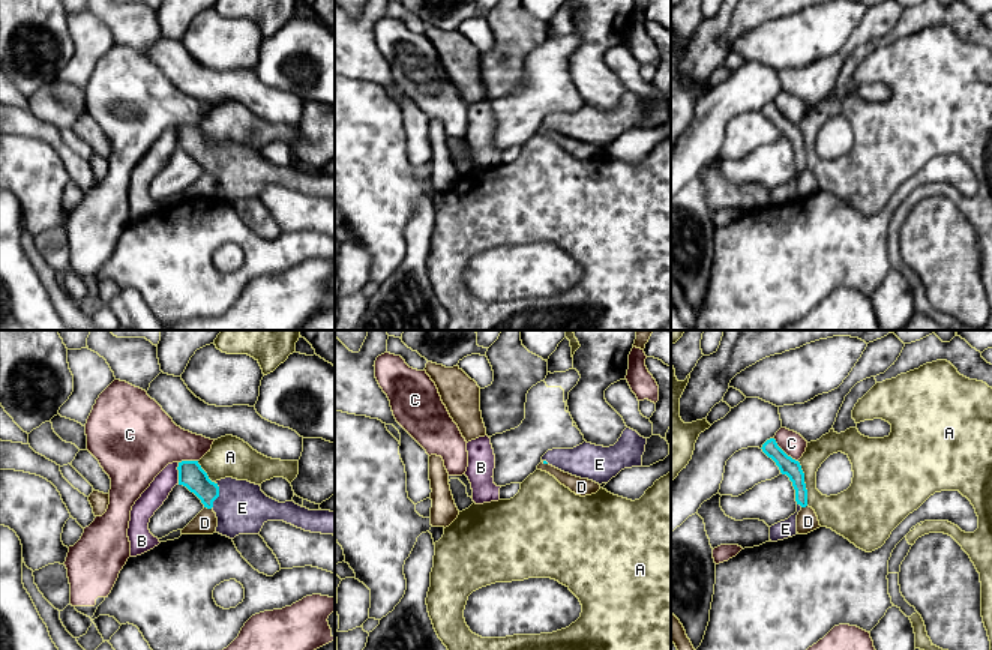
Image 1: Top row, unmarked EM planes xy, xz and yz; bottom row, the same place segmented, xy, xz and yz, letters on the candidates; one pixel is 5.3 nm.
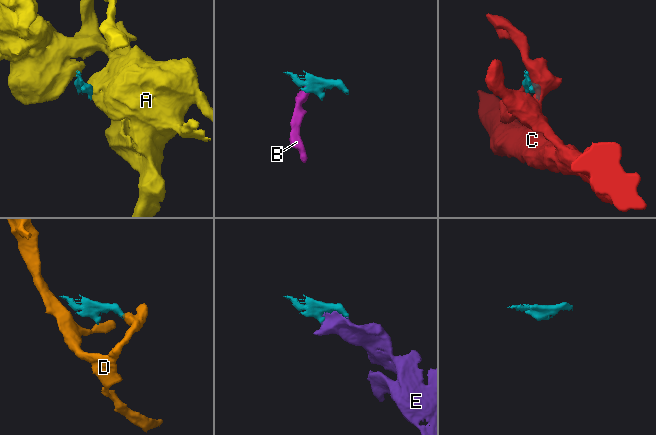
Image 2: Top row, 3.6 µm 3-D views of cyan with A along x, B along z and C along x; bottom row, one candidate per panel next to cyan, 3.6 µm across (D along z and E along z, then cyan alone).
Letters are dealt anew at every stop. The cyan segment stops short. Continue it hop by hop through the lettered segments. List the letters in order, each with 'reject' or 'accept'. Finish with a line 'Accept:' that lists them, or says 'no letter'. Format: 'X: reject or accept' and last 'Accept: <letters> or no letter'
A: reject
B: reject
C: reject
D: reject
E: accept
Accept: E

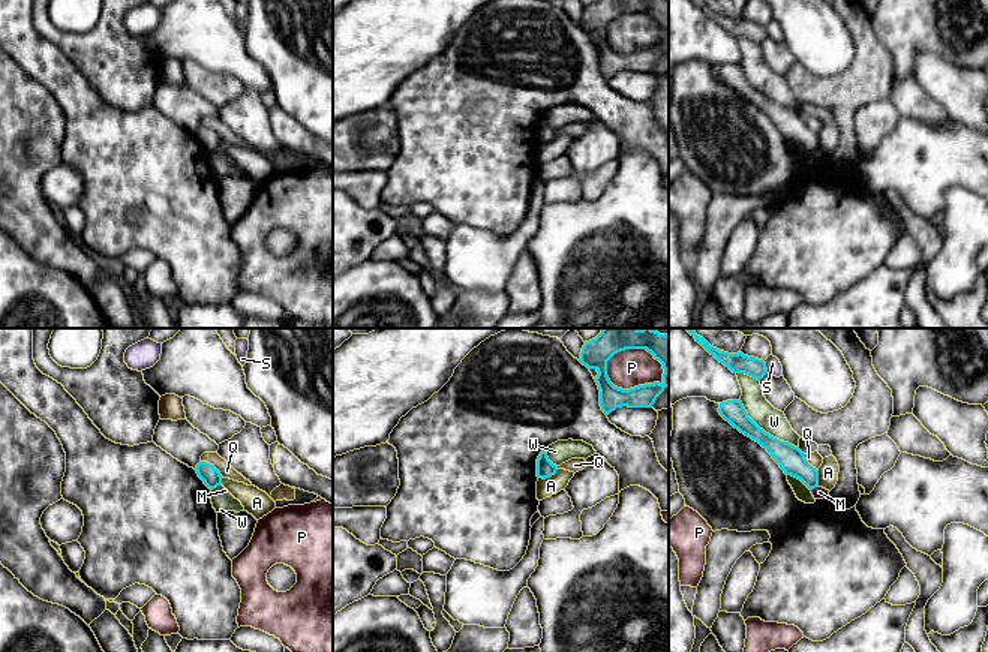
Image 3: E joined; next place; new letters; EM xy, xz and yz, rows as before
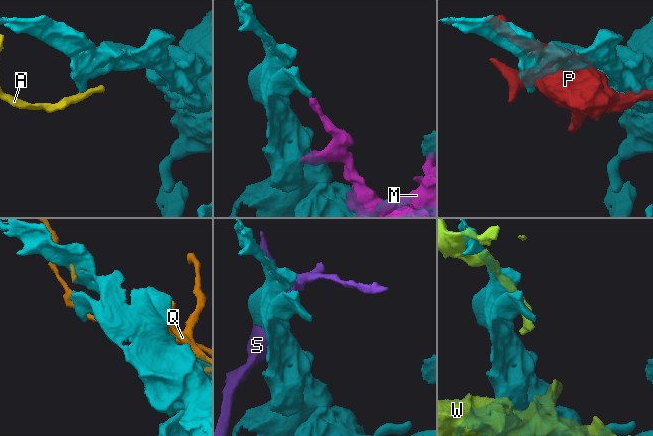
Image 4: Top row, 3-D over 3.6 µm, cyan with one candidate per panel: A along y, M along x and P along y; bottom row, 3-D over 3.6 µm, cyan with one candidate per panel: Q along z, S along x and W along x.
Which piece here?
A: reject
M: reject
P: reject
Q: reject
S: reject
W: reject
Accept: no letter

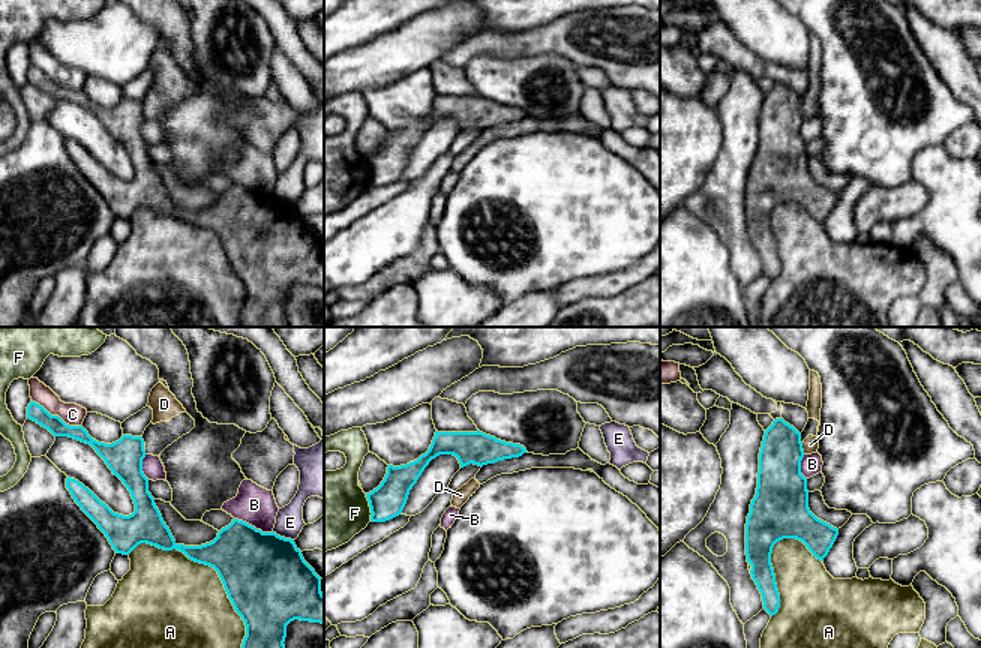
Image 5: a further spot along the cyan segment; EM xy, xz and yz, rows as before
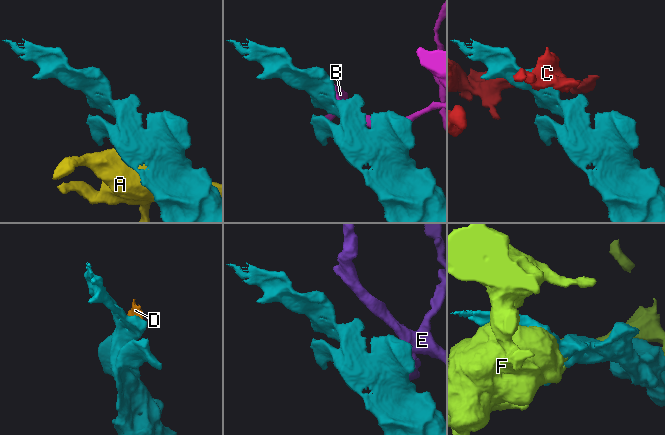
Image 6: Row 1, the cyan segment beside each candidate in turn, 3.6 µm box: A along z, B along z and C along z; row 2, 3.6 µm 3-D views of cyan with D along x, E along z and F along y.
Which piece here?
A: reject
B: reject
C: reject
D: reject
E: reject
F: reject
Accept: no letter

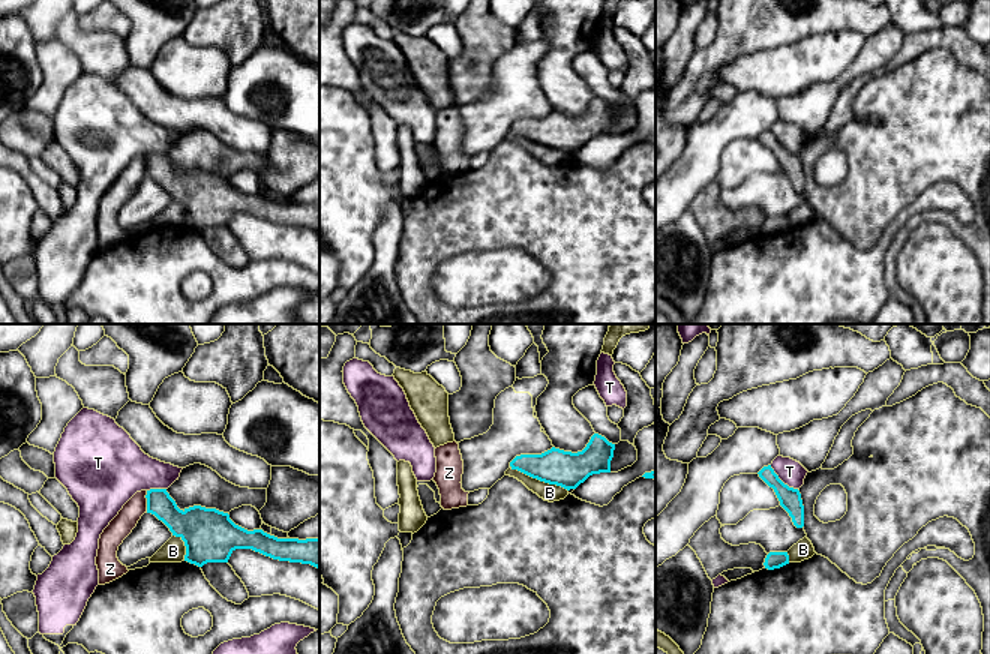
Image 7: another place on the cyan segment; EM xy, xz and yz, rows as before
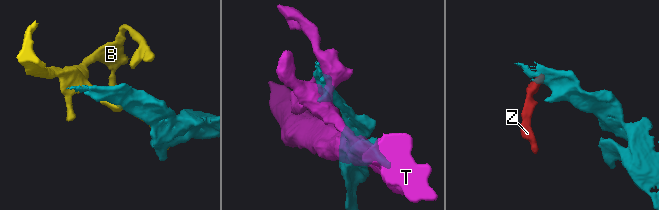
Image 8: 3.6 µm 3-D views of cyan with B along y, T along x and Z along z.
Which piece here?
B: reject
T: reject
Z: reject
Accept: no letter

